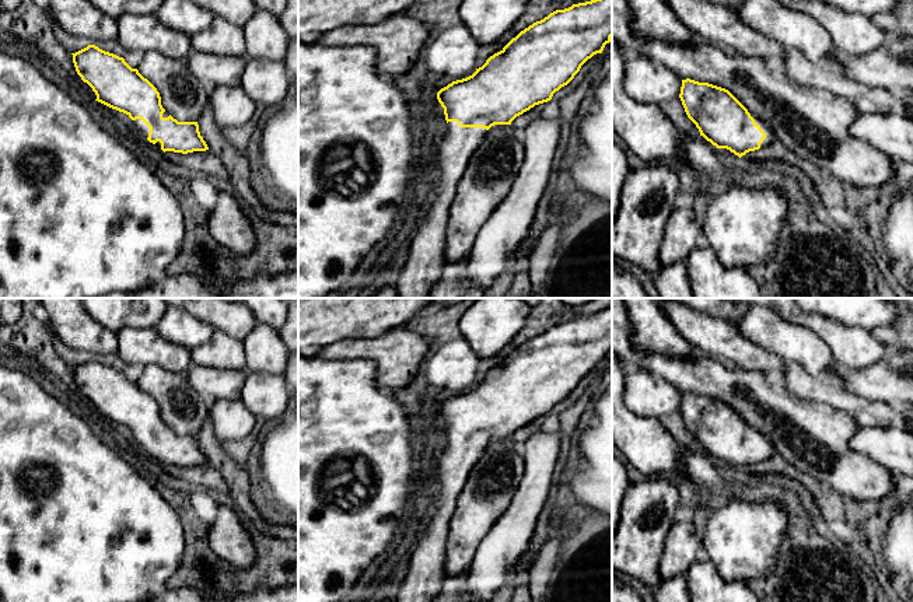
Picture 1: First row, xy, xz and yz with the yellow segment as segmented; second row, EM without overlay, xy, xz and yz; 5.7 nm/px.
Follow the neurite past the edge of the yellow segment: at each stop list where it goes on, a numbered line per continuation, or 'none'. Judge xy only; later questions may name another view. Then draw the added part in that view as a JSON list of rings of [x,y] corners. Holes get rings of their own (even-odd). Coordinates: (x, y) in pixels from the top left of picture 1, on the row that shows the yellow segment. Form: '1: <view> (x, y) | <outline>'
1: xy (143, 129) | [[[136,119],[133,120],[136,129],[139,130],[139,133],[147,139],[148,137],[148,133],[150,133],[150,127],[141,120],[141,119]]]

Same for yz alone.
1: yz (765, 125) | [[[751,113],[755,119],[755,123],[760,126],[760,129],[766,133],[766,139],[760,143],[760,148],[772,144],[776,140],[774,132],[769,120],[760,119]]]

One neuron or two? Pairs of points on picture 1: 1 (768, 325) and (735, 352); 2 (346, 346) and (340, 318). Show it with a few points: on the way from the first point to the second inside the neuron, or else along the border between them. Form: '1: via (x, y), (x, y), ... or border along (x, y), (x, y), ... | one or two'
1: border along (727, 322), (777, 356) | two
2: border along (377, 335), (339, 339), (324, 346), (315, 354) | two

